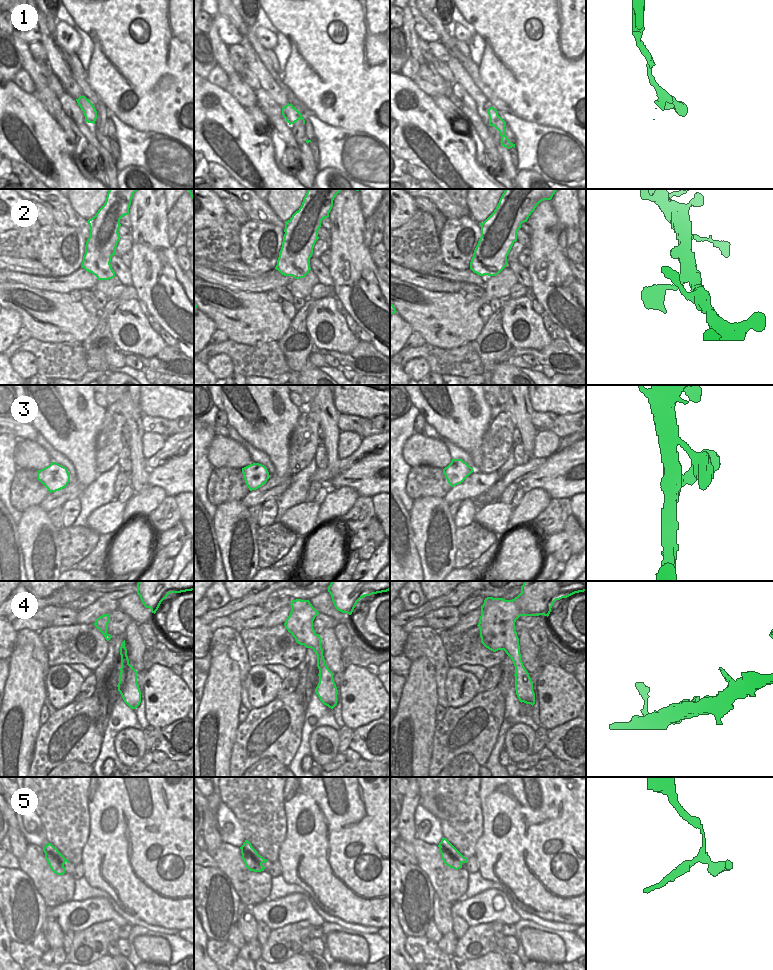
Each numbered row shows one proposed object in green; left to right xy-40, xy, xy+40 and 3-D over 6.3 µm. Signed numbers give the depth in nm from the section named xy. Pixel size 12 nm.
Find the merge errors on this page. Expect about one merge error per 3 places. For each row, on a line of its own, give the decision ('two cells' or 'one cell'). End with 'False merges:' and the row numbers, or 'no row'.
1: one cell
2: one cell
3: one cell
4: one cell
5: two cells
False merges: 5

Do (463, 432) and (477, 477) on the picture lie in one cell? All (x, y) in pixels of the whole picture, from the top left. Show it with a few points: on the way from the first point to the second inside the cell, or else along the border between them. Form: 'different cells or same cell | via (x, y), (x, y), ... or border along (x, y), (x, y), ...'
different cells | border along (474, 470), (479, 471)

